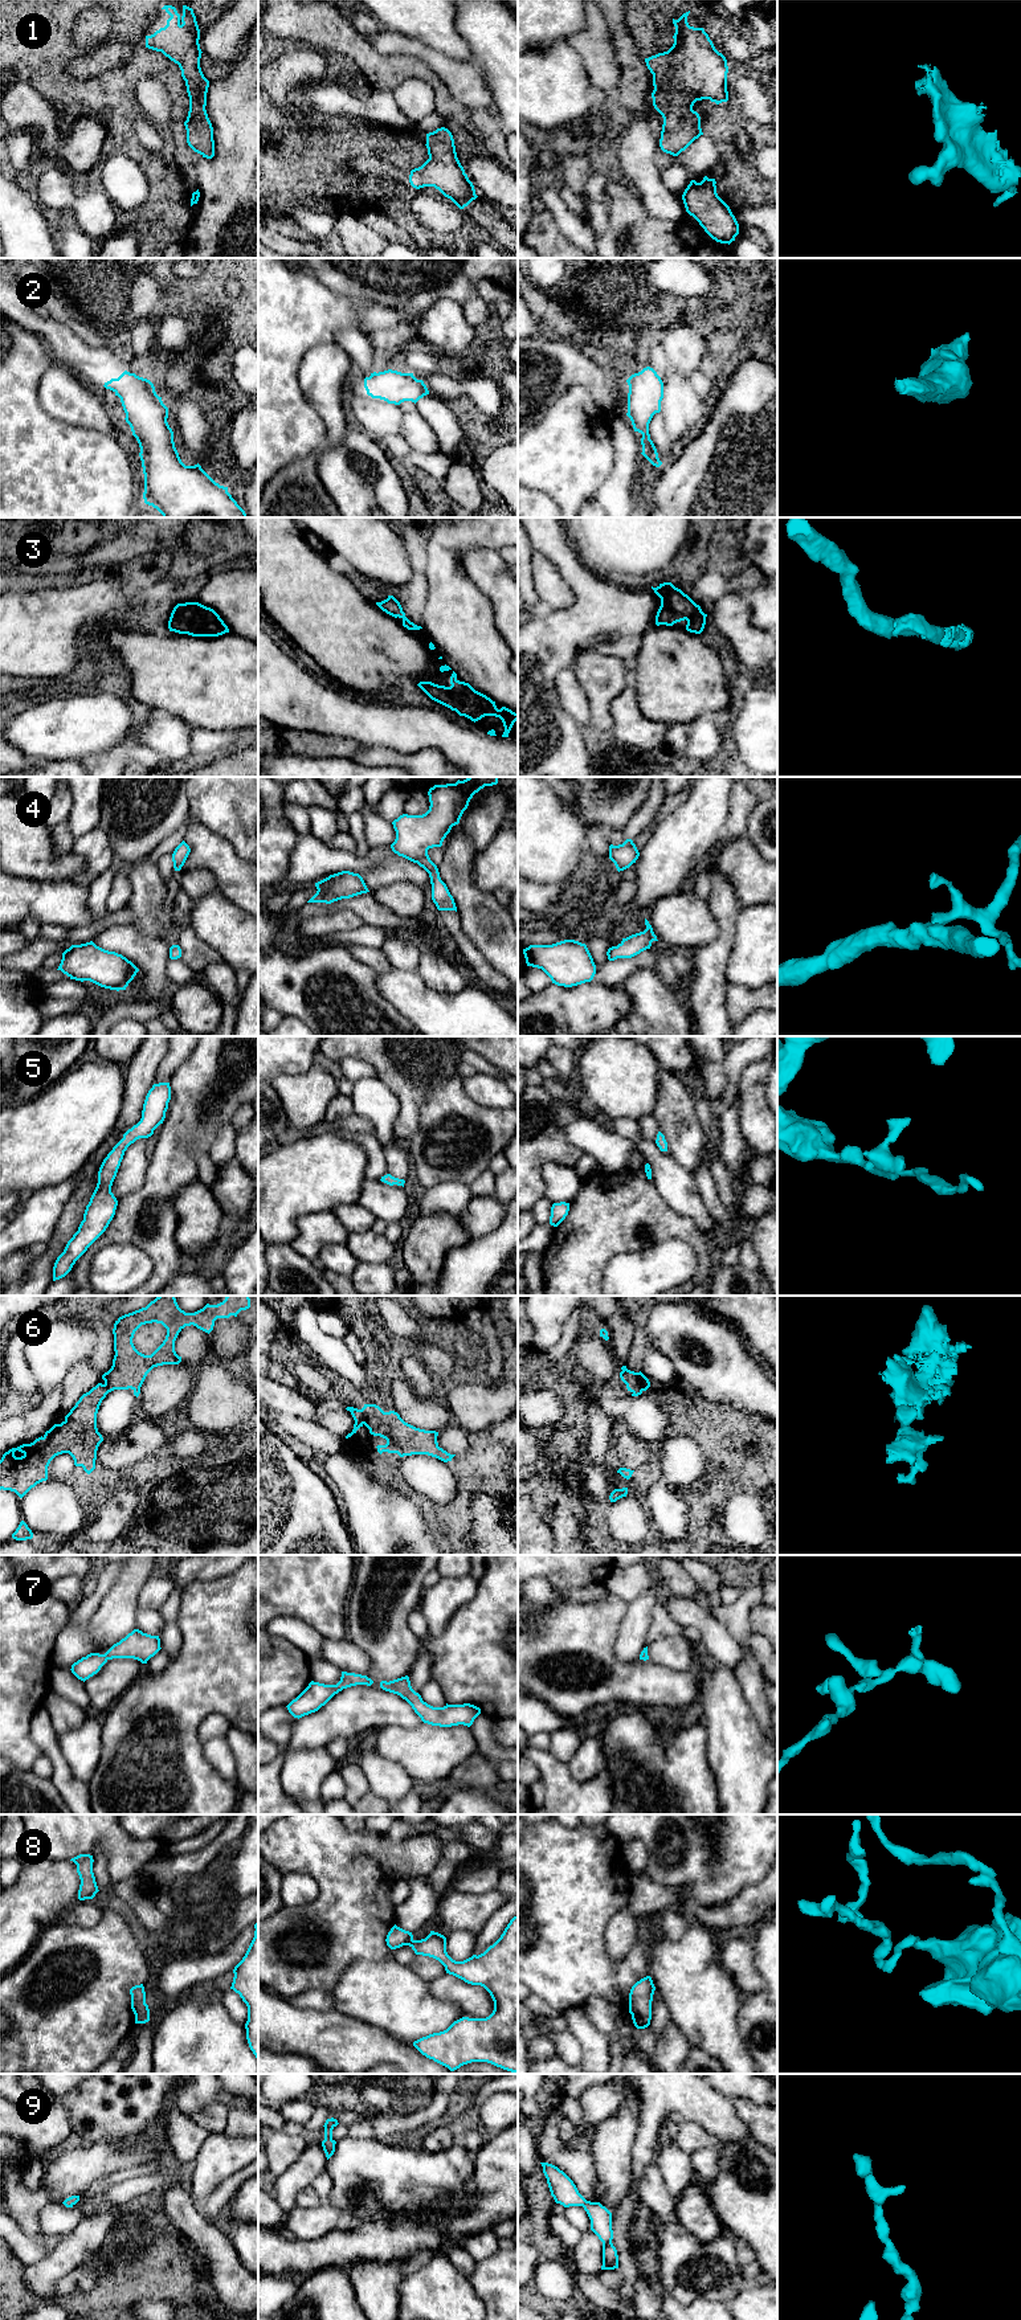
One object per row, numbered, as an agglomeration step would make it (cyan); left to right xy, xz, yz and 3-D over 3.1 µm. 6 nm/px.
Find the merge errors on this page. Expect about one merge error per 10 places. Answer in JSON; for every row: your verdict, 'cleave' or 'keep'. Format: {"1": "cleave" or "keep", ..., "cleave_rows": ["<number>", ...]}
{"1": "keep", "2": "keep", "3": "keep", "4": "keep", "5": "keep", "6": "keep", "7": "keep", "8": "keep", "9": "keep", "cleave_rows": []}

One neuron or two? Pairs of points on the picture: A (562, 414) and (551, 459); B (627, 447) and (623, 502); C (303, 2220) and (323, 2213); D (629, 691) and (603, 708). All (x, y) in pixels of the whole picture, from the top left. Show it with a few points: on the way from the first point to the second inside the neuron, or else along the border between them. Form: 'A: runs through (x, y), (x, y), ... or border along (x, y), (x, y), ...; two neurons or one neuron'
A: runs through (562, 425), (562, 449); one neuron
B: runs through (627, 461), (623, 471), (623, 489); one neuron
C: runs through (309, 2220), (318, 2218); one neuron
D: border along (631, 682), (611, 704), (611, 731); two neurons

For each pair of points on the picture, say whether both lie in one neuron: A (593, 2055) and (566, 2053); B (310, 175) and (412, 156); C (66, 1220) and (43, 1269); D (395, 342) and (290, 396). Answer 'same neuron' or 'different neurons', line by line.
A: different neurons
B: same neuron
C: same neuron
D: different neurons

